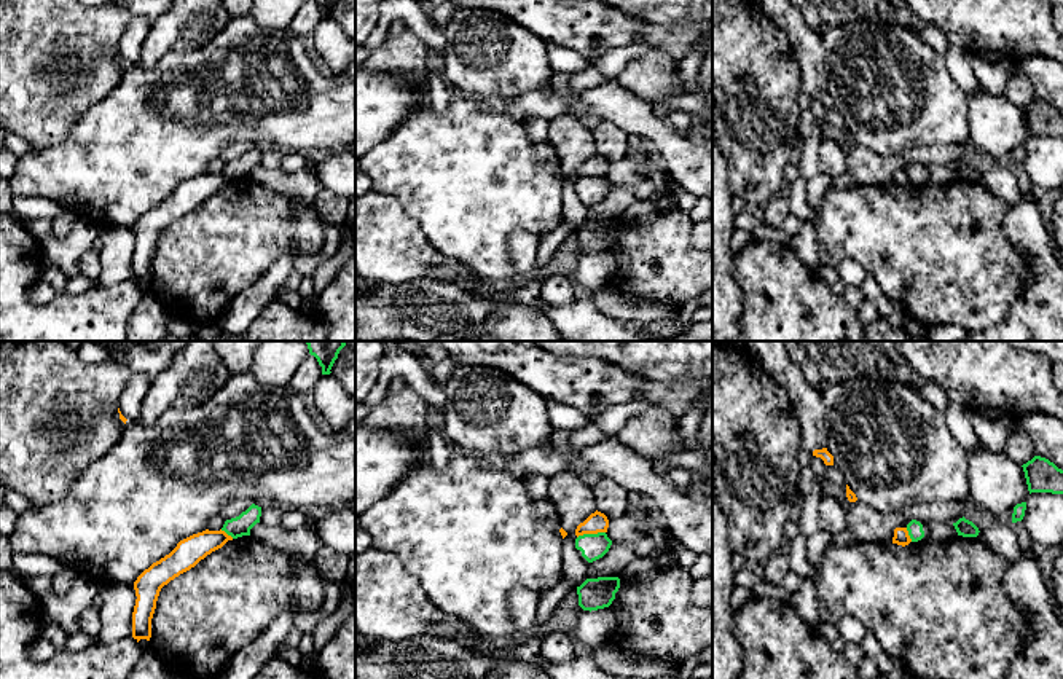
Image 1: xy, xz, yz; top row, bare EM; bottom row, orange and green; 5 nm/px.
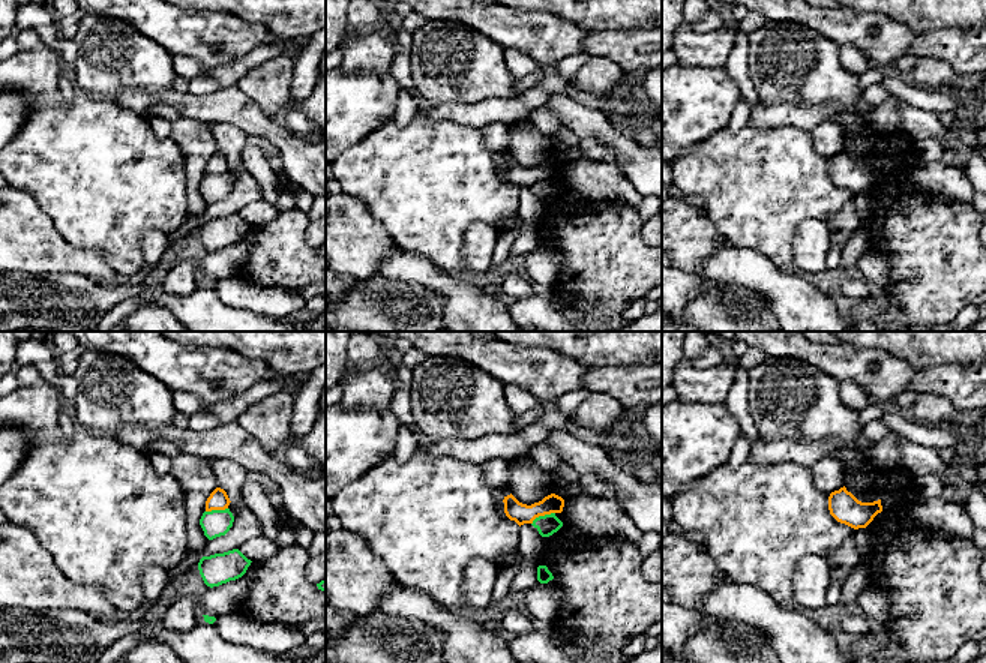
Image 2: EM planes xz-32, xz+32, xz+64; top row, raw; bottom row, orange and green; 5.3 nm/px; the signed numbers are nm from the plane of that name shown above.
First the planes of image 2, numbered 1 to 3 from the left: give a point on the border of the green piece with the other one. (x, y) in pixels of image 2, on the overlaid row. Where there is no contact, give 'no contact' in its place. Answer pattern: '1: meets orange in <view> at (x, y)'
1: meets orange in xz-32 at (216, 509)
2: meets orange in xz+32 at (542, 515)
3: no contact

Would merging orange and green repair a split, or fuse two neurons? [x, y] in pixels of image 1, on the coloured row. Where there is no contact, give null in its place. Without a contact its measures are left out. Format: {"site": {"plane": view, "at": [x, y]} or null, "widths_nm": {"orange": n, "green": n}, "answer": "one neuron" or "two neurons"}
{"site": {"plane": "xz", "at": [590, 533]}, "widths_nm": {"orange": 100, "green": 130}, "answer": "two neurons"}

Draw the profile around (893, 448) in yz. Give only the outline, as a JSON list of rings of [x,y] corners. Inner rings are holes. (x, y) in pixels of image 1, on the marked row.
[[[857,376],[830,384],[821,394],[821,402],[827,451],[834,456],[834,465],[840,470],[857,500],[881,513],[900,513],[910,504],[961,500],[969,494],[967,453],[948,429],[945,414],[926,402],[916,389],[904,383],[872,381]]]

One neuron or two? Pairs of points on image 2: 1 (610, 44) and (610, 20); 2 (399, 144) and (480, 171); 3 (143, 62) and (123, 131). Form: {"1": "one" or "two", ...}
{"1": "two", "2": "one", "3": "two"}

